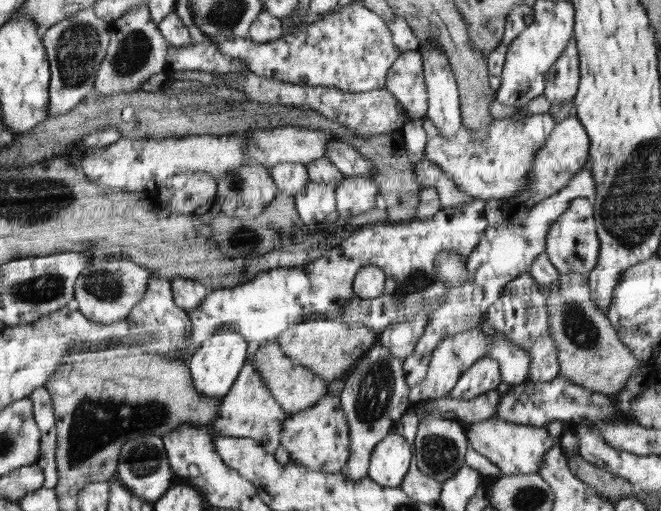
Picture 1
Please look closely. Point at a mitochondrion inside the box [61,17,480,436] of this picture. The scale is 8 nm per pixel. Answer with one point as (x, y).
(132, 52)

